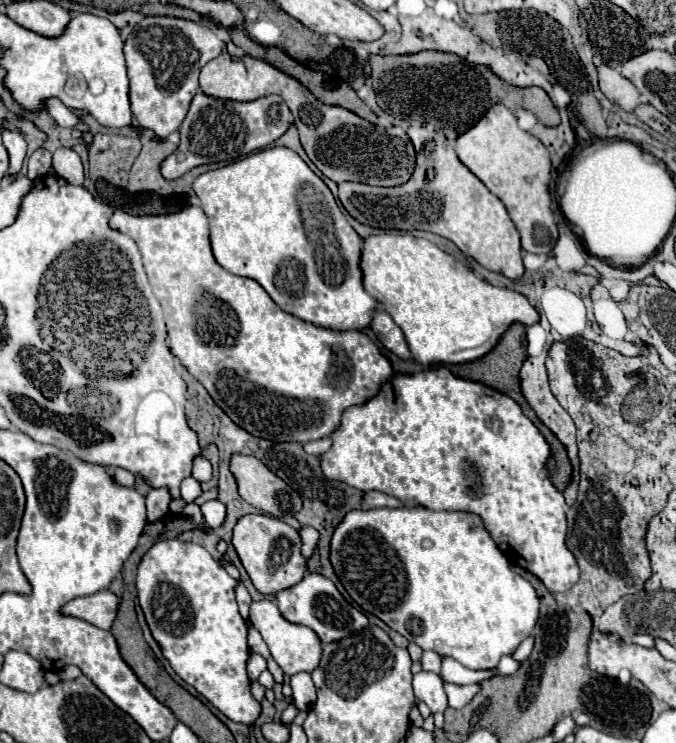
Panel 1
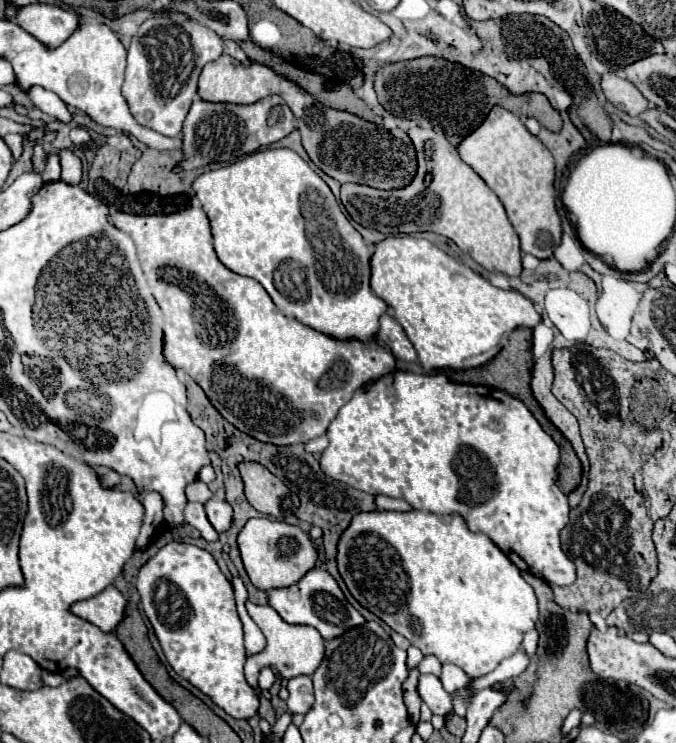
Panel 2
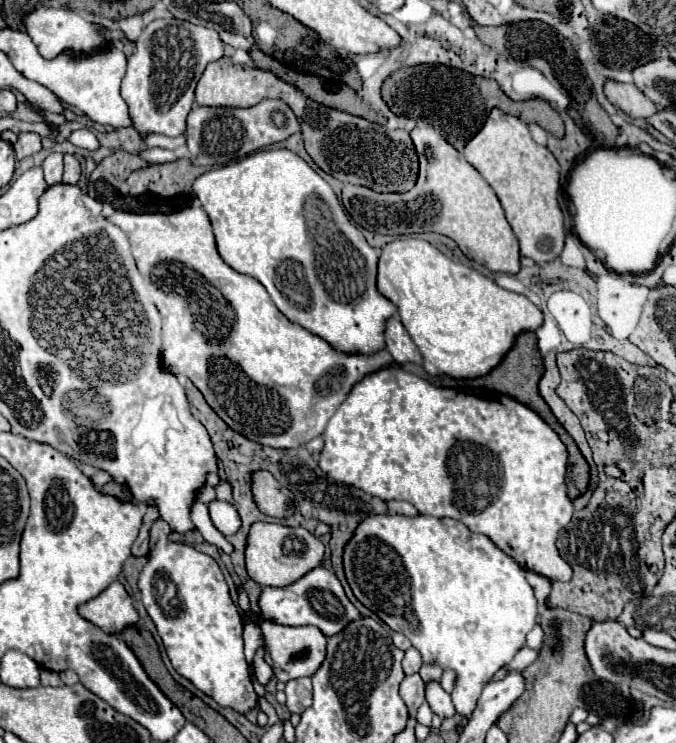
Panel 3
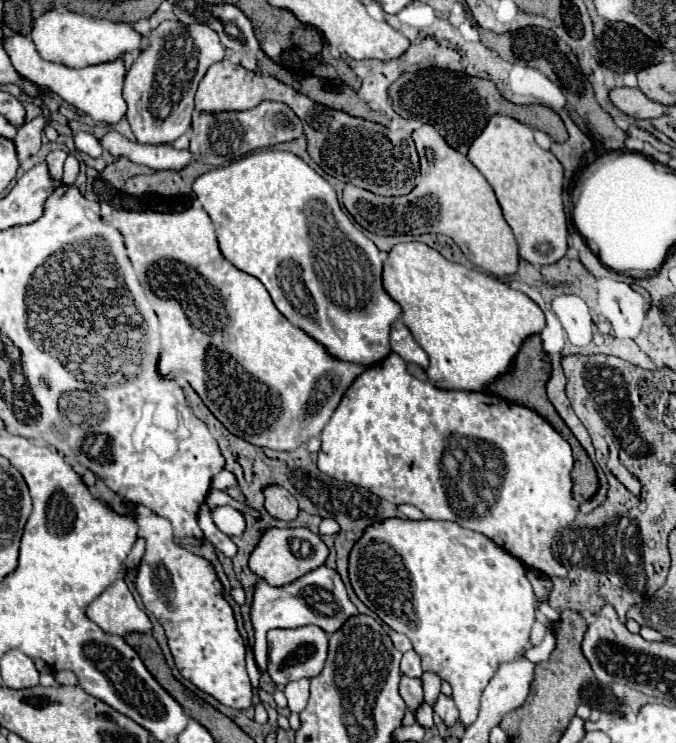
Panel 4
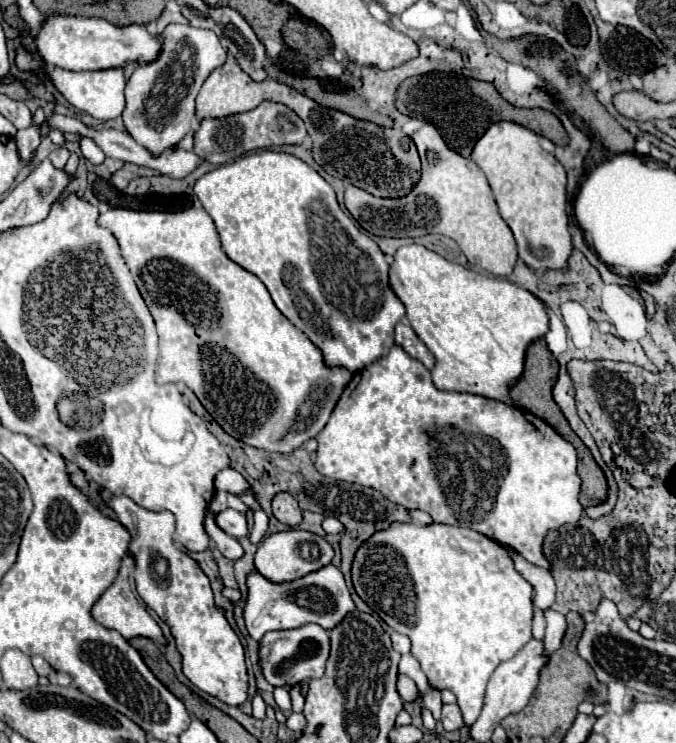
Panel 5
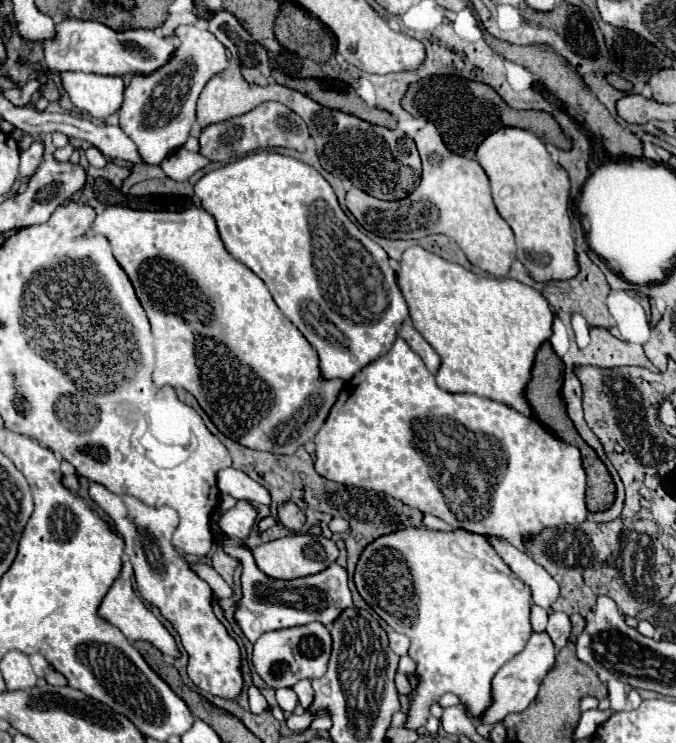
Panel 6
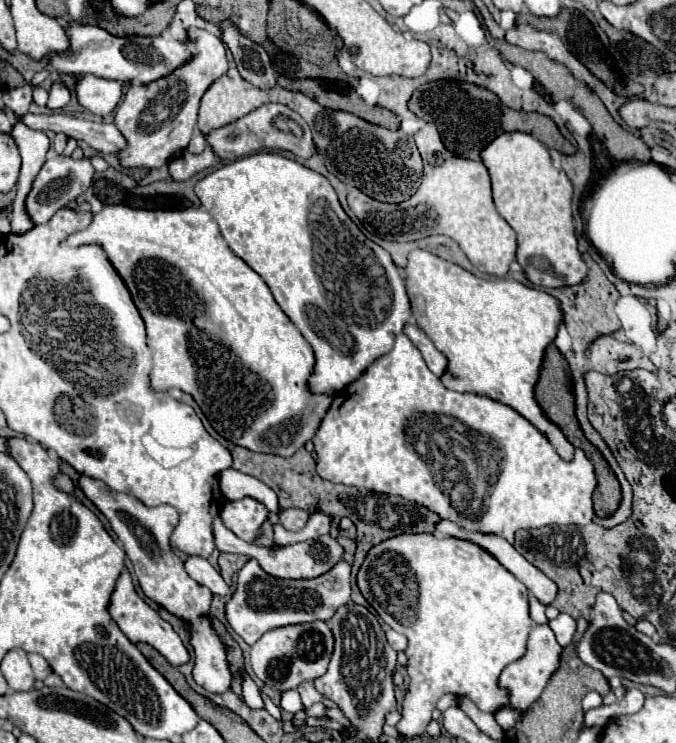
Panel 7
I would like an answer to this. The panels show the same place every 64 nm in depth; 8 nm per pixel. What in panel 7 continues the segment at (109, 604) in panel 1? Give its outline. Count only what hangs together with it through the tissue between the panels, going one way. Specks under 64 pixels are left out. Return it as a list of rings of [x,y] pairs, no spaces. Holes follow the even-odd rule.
[[[124,570],[122,576],[118,578],[118,584],[116,584],[116,590],[114,590],[112,602],[110,602],[110,614],[112,614],[112,618],[116,620],[116,624],[120,626],[120,630],[124,632],[124,636],[126,636],[130,642],[134,642],[134,644],[146,642],[146,644],[154,646],[172,666],[180,666],[180,664],[186,664],[186,662],[190,660],[190,652],[188,652],[188,648],[184,646],[182,638],[172,630],[172,626],[170,626],[166,620],[160,618],[160,614],[158,614],[154,608],[150,608],[150,606],[136,594],[128,570]]]

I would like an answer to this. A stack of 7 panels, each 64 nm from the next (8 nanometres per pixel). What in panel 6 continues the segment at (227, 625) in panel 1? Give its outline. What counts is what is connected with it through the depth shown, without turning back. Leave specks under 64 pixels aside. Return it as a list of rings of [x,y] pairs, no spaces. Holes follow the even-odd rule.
[[[90,484],[88,494],[114,520],[116,532],[124,540],[124,552],[134,566],[134,576],[142,598],[158,606],[162,616],[168,618],[180,634],[182,646],[190,656],[188,676],[192,678],[192,682],[214,696],[236,700],[242,690],[240,648],[212,612],[210,586],[200,580],[190,570],[188,562],[172,548],[170,538],[178,524],[176,510],[170,506],[150,508],[138,498],[126,494],[118,496],[106,490],[102,484]]]

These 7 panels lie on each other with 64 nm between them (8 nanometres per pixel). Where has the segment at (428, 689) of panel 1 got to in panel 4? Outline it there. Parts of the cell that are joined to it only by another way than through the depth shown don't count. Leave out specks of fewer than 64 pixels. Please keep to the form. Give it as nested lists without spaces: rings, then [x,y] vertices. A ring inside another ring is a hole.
[[[440,694],[440,698],[434,704],[434,712],[442,718],[442,722],[446,726],[452,726],[452,724],[458,722],[458,708],[456,708],[456,704],[454,704],[452,698],[446,698],[446,696]]]

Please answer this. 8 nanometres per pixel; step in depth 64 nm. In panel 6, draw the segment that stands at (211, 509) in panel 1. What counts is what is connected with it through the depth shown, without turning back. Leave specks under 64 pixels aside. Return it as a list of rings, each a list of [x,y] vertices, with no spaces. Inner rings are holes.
[[[238,500],[234,508],[230,508],[222,514],[220,528],[236,540],[246,540],[248,534],[252,532],[256,518],[258,518],[256,508],[248,500]]]

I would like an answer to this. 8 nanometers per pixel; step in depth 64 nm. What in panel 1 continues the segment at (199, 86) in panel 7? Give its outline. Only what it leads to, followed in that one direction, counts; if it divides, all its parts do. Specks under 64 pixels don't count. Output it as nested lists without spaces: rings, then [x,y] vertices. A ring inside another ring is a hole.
[[[146,16],[136,24],[124,44],[124,54],[130,80],[130,106],[138,124],[154,130],[162,138],[176,132],[186,118],[190,100],[198,92],[198,74],[202,66],[220,52],[220,38],[208,26],[192,20]]]

